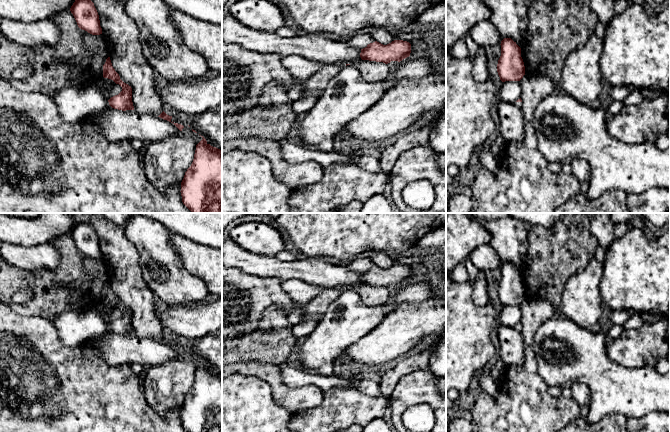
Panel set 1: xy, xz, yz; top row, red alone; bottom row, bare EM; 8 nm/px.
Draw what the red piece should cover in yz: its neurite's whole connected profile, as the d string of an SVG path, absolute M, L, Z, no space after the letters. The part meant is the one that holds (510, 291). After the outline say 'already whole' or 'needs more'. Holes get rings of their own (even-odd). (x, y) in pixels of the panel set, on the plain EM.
M511 262L501 265L501 280L497 296L502 306L520 305L525 299L525 290L521 281L521 272Z | already whole

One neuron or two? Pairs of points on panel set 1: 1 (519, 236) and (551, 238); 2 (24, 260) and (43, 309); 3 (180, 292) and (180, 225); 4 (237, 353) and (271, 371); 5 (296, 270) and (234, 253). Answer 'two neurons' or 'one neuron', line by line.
1: two neurons
2: two neurons
3: two neurons
4: two neurons
5: one neuron

